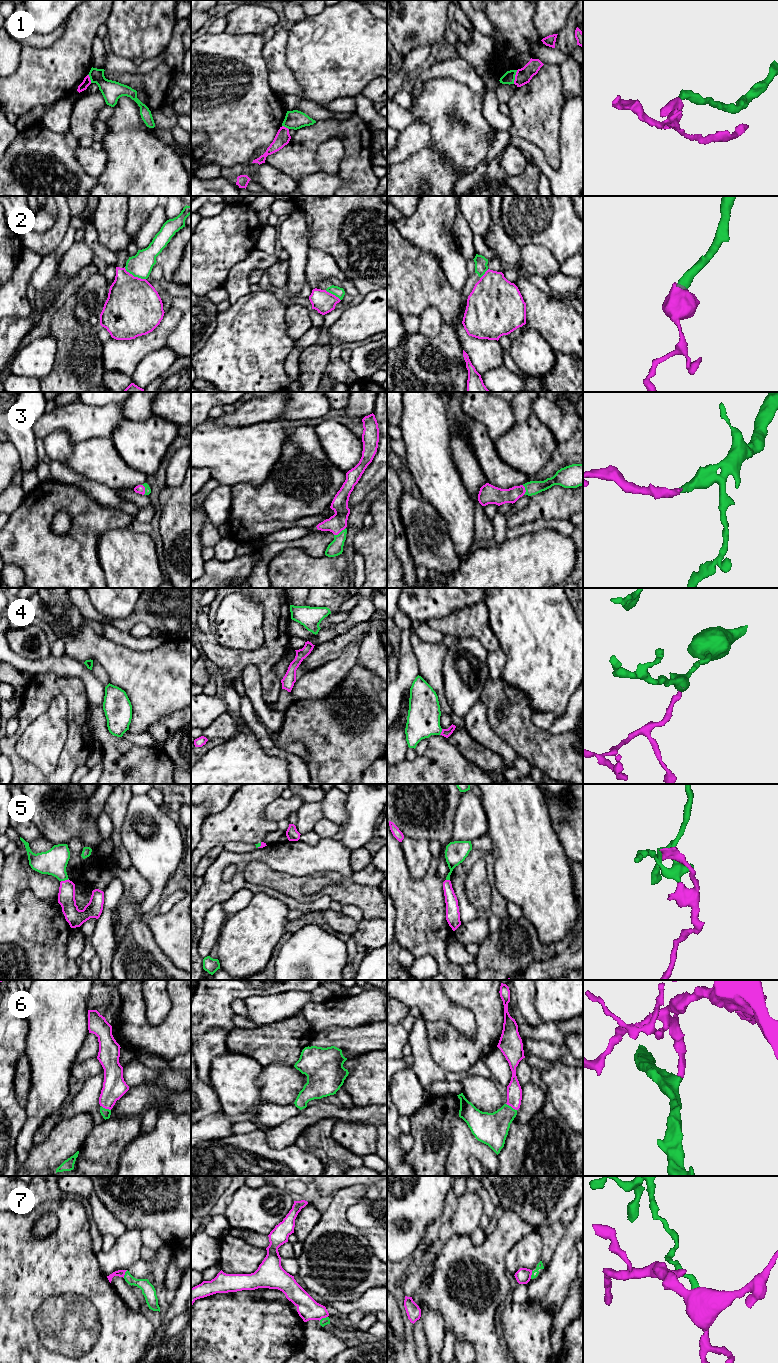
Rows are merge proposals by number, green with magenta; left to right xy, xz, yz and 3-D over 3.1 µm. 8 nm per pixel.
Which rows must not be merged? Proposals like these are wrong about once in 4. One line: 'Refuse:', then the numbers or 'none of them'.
Refuse: 1, 2, 7

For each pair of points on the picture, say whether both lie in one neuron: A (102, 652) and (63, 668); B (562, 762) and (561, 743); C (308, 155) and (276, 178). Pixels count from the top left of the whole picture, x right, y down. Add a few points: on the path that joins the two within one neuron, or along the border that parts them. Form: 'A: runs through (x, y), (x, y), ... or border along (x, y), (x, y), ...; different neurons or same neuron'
A: border along (64, 654), (83, 662); different neurons
B: runs through (562, 757), (561, 748); same neuron
C: border along (265, 161), (289, 175), (295, 181); different neurons

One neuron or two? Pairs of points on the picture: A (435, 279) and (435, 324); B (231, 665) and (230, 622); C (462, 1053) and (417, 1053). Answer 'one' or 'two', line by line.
A: two
B: two
C: two

